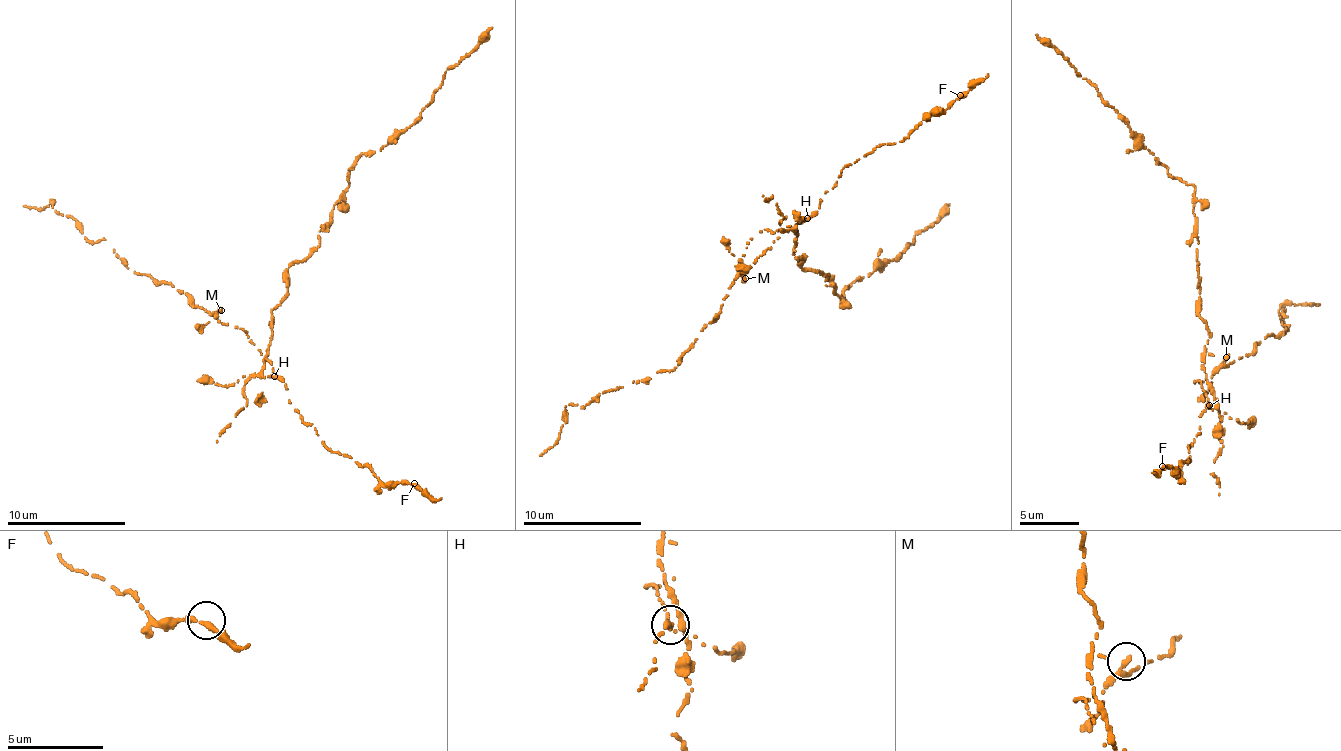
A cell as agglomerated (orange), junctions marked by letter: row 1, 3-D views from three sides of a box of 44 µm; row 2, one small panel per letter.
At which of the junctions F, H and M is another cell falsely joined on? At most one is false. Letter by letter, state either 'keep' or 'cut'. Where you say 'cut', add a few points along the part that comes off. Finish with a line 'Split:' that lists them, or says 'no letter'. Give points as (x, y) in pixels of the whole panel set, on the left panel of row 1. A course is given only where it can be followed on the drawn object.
F: keep
H: cut; foreign part runs (274, 377), (262, 374), (272, 308), (288, 290), (288, 269), (319, 243), (350, 166), (404, 132), (491, 26)
M: keep
Split: H

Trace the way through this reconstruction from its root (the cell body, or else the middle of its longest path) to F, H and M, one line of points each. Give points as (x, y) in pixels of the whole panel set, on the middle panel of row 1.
F: (797, 232), (795, 226), (817, 211), (847, 165), (875, 146), (901, 142), (960, 95)
H: (797, 232), (795, 226), (802, 218), (808, 218)
M: (797, 232), (786, 225), (775, 232), (765, 229), (759, 233), (742, 254), (740, 269), (745, 278)

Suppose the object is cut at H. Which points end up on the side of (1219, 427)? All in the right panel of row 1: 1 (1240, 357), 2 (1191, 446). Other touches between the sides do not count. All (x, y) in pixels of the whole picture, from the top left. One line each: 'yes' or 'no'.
1: no
2: no

